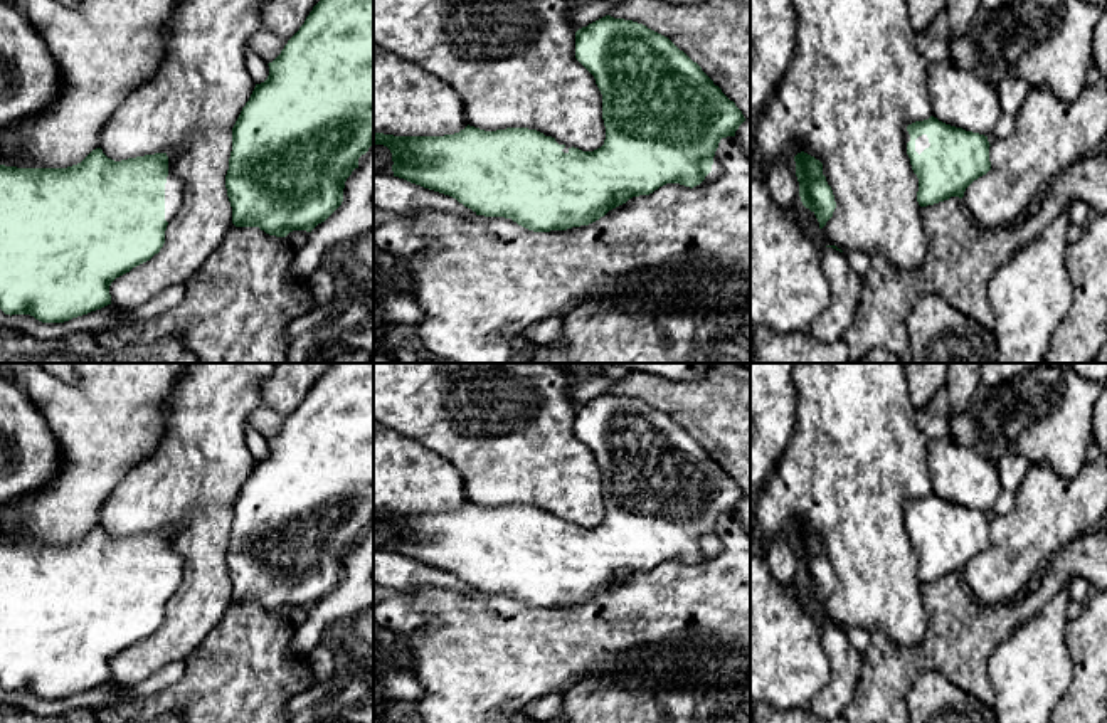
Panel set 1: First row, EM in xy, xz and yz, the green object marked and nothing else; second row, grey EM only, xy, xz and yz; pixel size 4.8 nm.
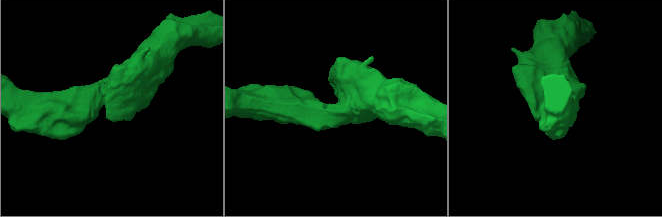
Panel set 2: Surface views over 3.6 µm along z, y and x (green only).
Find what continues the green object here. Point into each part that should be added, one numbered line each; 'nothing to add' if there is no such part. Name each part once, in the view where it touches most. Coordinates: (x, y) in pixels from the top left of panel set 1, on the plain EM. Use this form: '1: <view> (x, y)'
1: xy (174, 565)

